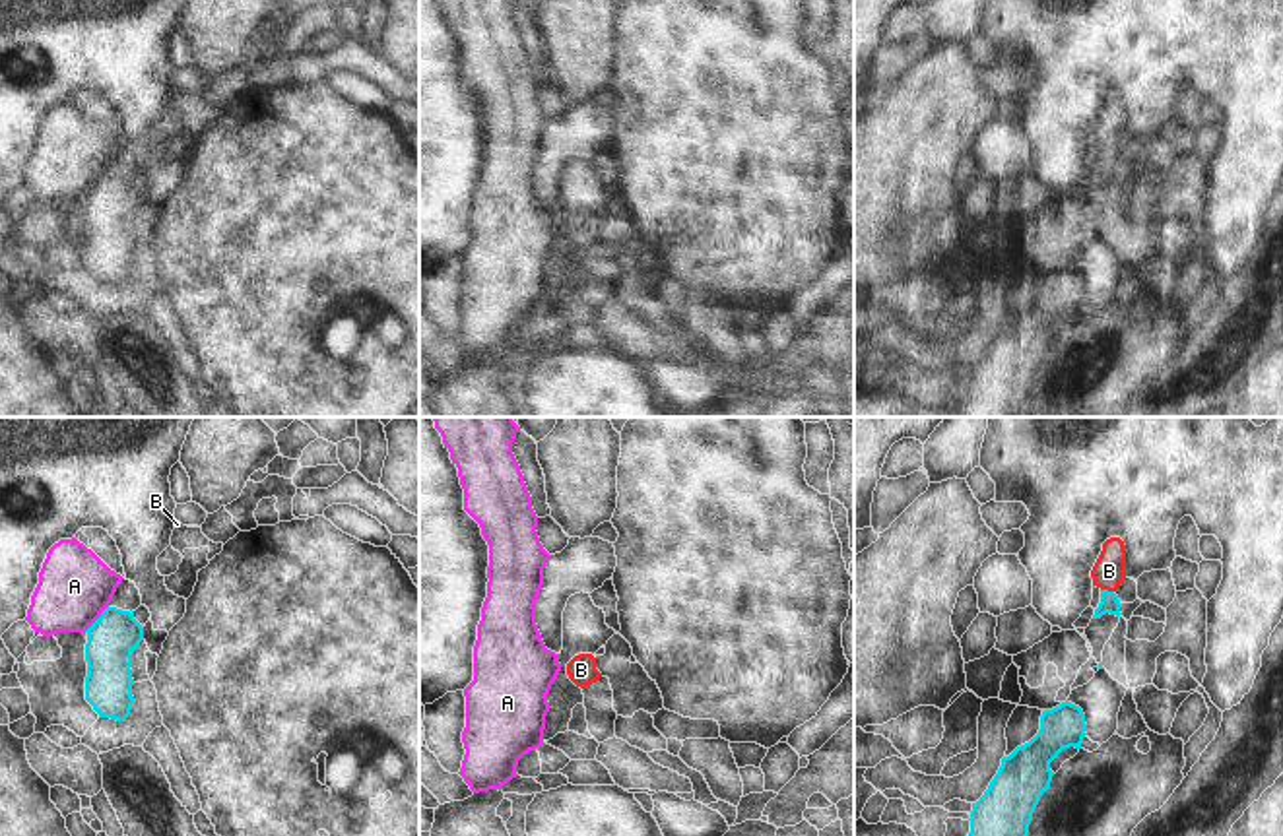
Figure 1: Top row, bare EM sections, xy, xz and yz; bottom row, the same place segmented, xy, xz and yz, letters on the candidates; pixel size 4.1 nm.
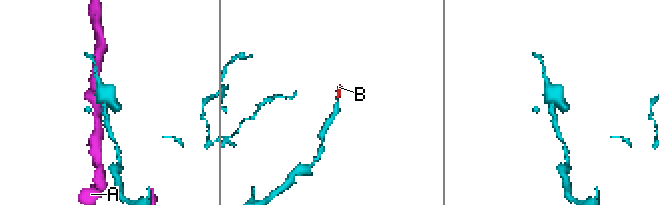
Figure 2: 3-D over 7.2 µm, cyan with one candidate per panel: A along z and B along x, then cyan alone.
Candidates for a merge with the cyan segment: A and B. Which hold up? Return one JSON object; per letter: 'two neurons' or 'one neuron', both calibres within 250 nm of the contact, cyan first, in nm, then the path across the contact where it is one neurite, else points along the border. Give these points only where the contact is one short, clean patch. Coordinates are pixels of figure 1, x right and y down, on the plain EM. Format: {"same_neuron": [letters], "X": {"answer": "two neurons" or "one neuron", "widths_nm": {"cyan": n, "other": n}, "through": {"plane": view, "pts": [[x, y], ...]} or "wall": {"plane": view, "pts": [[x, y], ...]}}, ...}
{"same_neuron": ["B"], "A": {"answer": "two neurons", "widths_nm": {"cyan": 200, "other": 300}, "wall": {"plane": "xy", "pts": [[107, 171], [84, 196]]}}, "B": {"answer": "one neuron", "widths_nm": {"cyan": 80, "other": 140}, "through": {"plane": "yz", "pts": [[1109, 165], [1107, 156], [1109, 136]]}}}

